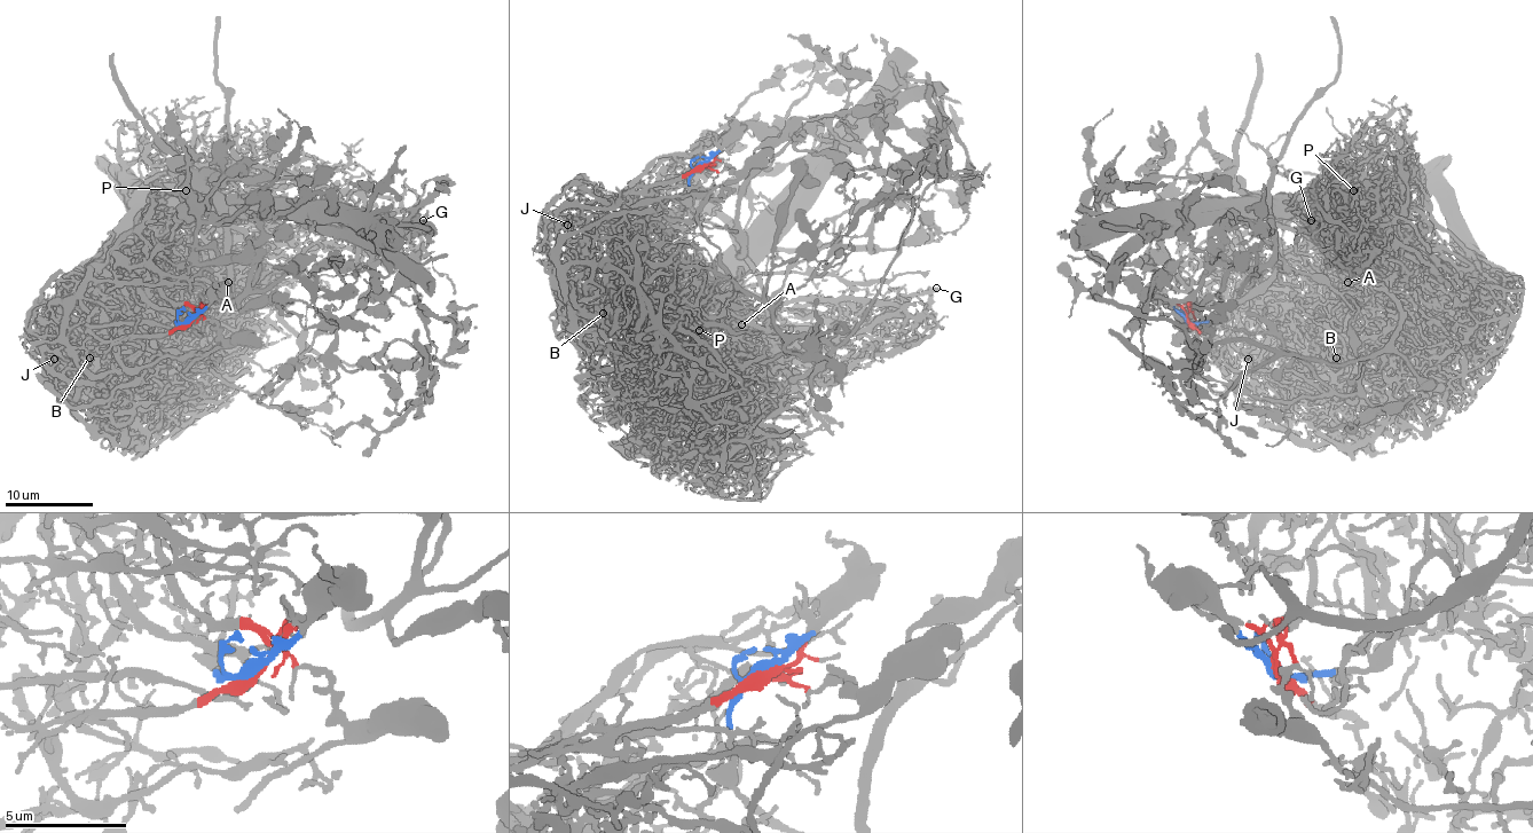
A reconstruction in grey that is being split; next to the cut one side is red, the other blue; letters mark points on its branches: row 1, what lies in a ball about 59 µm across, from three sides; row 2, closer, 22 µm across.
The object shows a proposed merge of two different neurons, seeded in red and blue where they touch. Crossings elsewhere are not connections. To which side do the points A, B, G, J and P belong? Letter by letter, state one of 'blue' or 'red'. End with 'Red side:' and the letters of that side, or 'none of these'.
A: red
B: red
G: red
J: red
P: red
Red side: A, B, G, J, P

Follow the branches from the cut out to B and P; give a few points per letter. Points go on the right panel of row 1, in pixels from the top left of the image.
B: (1188, 322), (1201, 336), (1233, 345), (1255, 324), (1276, 346), (1329, 346), (1336, 358)
P: (1188, 322), (1217, 251), (1257, 225), (1341, 205), (1354, 189)

